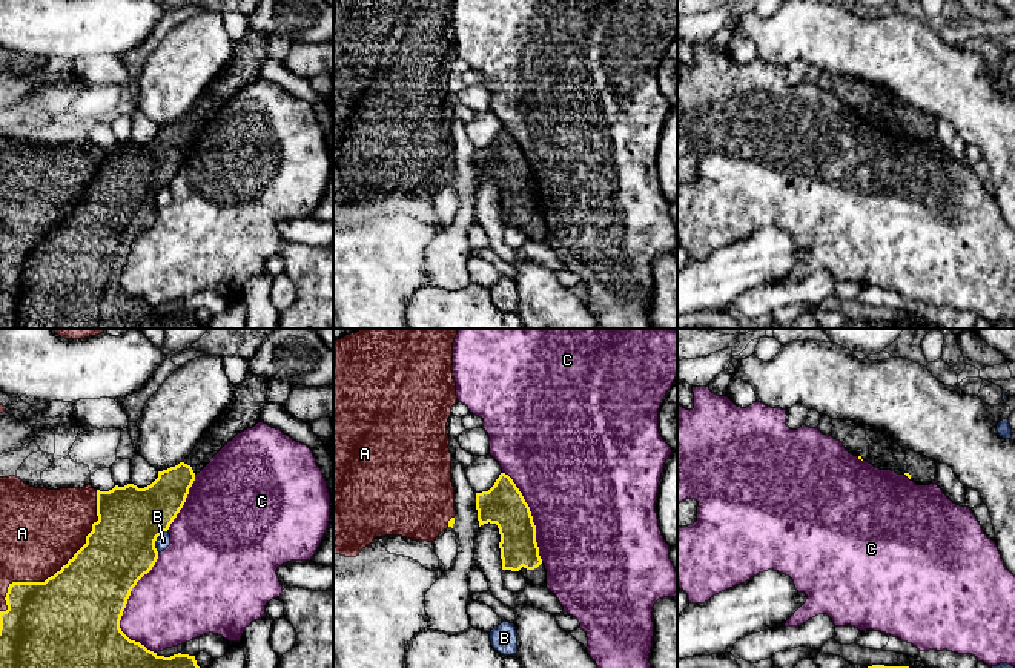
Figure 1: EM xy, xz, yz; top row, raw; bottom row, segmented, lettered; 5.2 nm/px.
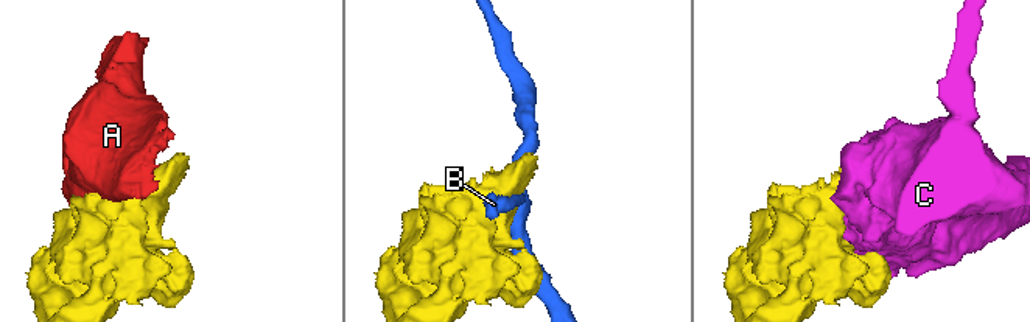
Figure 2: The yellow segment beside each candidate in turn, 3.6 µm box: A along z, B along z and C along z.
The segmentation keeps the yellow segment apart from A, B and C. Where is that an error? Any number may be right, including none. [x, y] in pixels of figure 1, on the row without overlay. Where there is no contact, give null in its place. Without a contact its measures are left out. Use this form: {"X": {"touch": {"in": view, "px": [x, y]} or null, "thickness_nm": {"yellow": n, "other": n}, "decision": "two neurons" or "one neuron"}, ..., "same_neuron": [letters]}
{"A": {"touch": {"in": "xy", "px": [60, 226]}, "thickness_nm": {"yellow": 480, "other": 420}, "decision": "two neurons"}, "B": {"touch": {"in": "xy", "px": [155, 195]}, "thickness_nm": {"yellow": 360, "other": 80}, "decision": "two neurons"}, "C": {"touch": {"in": "xy", "px": [125, 263]}, "thickness_nm": {"yellow": 460, "other": 420}, "decision": "two neurons"}, "same_neuron": []}

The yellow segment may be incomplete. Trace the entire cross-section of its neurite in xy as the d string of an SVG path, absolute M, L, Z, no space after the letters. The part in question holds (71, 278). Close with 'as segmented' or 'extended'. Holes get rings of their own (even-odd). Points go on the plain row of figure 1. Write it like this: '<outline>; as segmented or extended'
M249 29L235 41L232 58L192 109L178 121L158 127L150 141L97 146L98 177L74 213L45 238L9 240L8 266L0 267L0 329L203 329L195 312L164 313L131 296L120 276L132 244L155 221L155 197L183 164L195 131L238 89L260 78L267 43L267 35Z; extended

